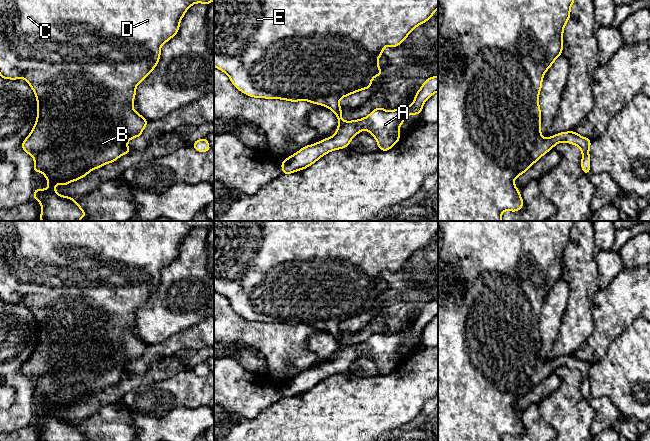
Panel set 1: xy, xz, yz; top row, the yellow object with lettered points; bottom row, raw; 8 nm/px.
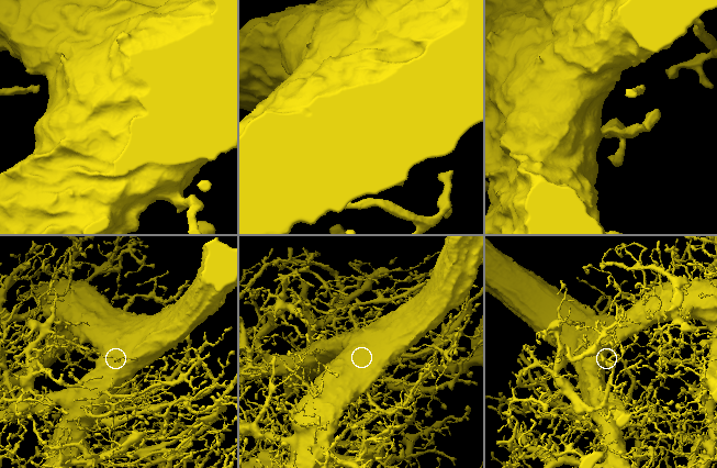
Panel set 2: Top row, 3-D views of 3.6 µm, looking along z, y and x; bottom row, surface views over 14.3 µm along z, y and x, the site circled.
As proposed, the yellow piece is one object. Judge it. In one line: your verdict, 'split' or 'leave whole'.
leave whole

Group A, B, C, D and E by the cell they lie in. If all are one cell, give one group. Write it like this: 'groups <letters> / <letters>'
groups A B C D E

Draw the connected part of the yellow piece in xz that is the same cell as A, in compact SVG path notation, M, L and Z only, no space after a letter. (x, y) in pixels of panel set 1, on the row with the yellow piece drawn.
M214 0L214 66L225 72L232 84L242 93L255 98L281 99L291 102L305 100L310 103L322 105L332 110L337 119L338 127L332 137L325 138L312 145L301 148L297 153L291 155L281 162L282 174L291 174L299 170L306 169L314 164L325 154L343 149L349 146L350 141L362 130L367 130L377 141L380 151L388 151L400 140L399 126L404 123L404 118L408 115L417 115L422 112L422 108L427 99L438 92L438 76L432 76L425 80L421 88L417 91L413 104L406 107L400 107L392 111L377 107L368 116L353 121L345 121L341 118L342 109L339 105L341 98L349 96L355 92L369 89L372 80L376 76L381 76L382 71L379 67L378 58L383 55L383 49L386 46L397 47L405 41L406 37L417 26L430 20L432 15L438 9L438 0Z

